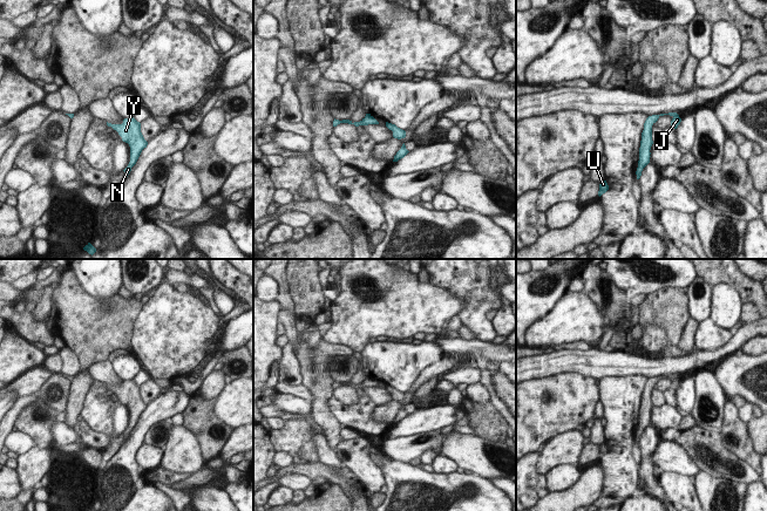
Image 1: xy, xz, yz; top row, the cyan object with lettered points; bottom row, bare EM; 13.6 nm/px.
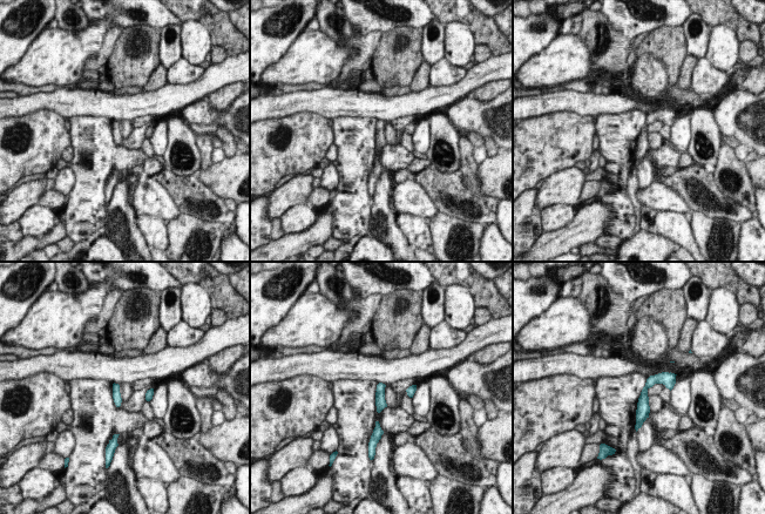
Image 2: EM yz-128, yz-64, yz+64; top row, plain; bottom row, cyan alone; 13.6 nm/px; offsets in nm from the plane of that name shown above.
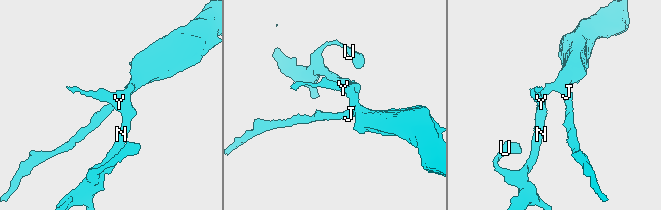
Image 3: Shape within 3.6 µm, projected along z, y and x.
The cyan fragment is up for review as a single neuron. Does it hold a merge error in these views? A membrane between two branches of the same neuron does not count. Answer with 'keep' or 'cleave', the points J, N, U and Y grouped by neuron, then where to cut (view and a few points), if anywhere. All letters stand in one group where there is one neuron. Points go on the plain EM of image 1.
keep | J N U Y | no cut

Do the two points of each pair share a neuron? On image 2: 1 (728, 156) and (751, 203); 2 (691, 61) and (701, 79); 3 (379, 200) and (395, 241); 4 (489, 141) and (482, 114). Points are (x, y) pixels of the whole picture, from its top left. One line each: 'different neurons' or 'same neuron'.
1: same neuron
2: different neurons
3: same neuron
4: different neurons

